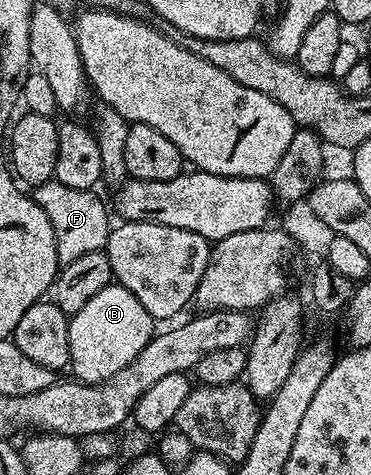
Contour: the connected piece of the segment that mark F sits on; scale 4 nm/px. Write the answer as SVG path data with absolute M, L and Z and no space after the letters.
M55 179L34 189L33 197L39 207L49 217L57 240L60 265L72 263L87 252L104 249L110 234L111 220L106 206L95 194L96 191L66 187Z

